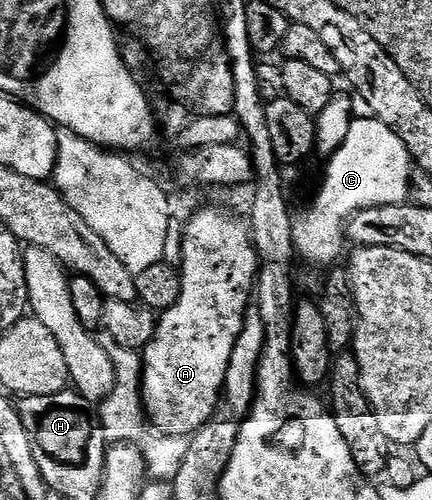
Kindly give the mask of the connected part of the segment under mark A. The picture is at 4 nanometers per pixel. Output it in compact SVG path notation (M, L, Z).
M201 208L186 223L181 237L181 263L179 271L181 273L181 289L179 290L179 302L171 306L167 311L160 313L157 329L151 338L151 342L143 350L143 367L141 370L141 402L145 405L145 415L156 431L167 436L187 436L210 423L214 419L213 411L219 408L219 401L223 396L225 386L225 375L227 374L227 362L231 362L231 350L235 350L235 338L239 338L239 330L245 321L245 314L251 304L251 293L255 288L257 270L259 267L259 257L257 247L253 244L253 233L250 225L245 224L233 212L228 212L225 208Z

